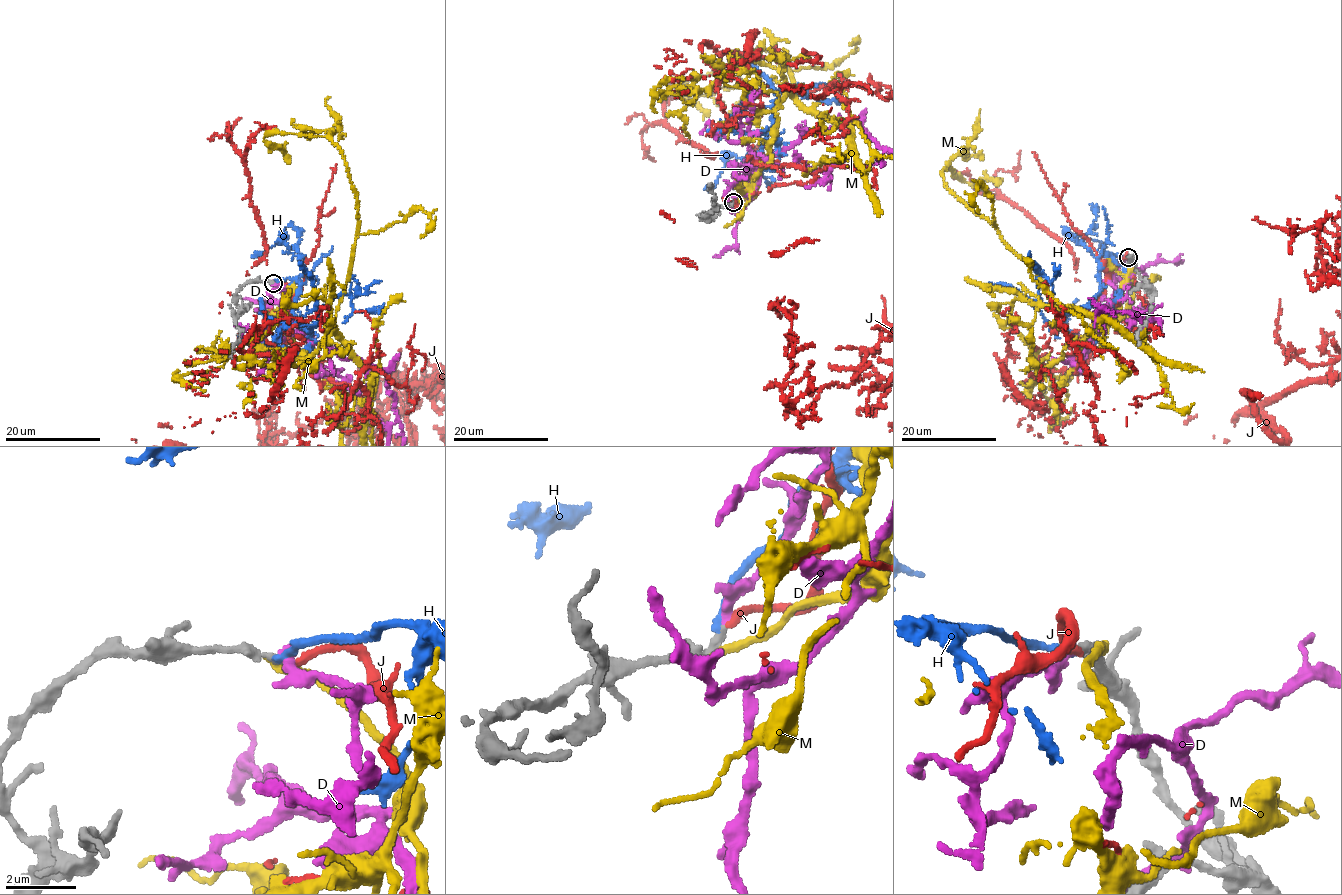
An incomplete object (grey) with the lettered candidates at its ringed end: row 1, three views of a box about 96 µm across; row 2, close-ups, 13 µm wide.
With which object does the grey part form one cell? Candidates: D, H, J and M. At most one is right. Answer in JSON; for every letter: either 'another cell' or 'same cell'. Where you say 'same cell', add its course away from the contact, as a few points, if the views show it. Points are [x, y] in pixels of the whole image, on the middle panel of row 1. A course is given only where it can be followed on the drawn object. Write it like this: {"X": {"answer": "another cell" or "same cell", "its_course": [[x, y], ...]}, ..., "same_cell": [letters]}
{"D": {"answer": "same cell"}, "H": {"answer": "another cell"}, "J": {"answer": "another cell"}, "M": {"answer": "another cell"}, "same_cell": ["D"]}

